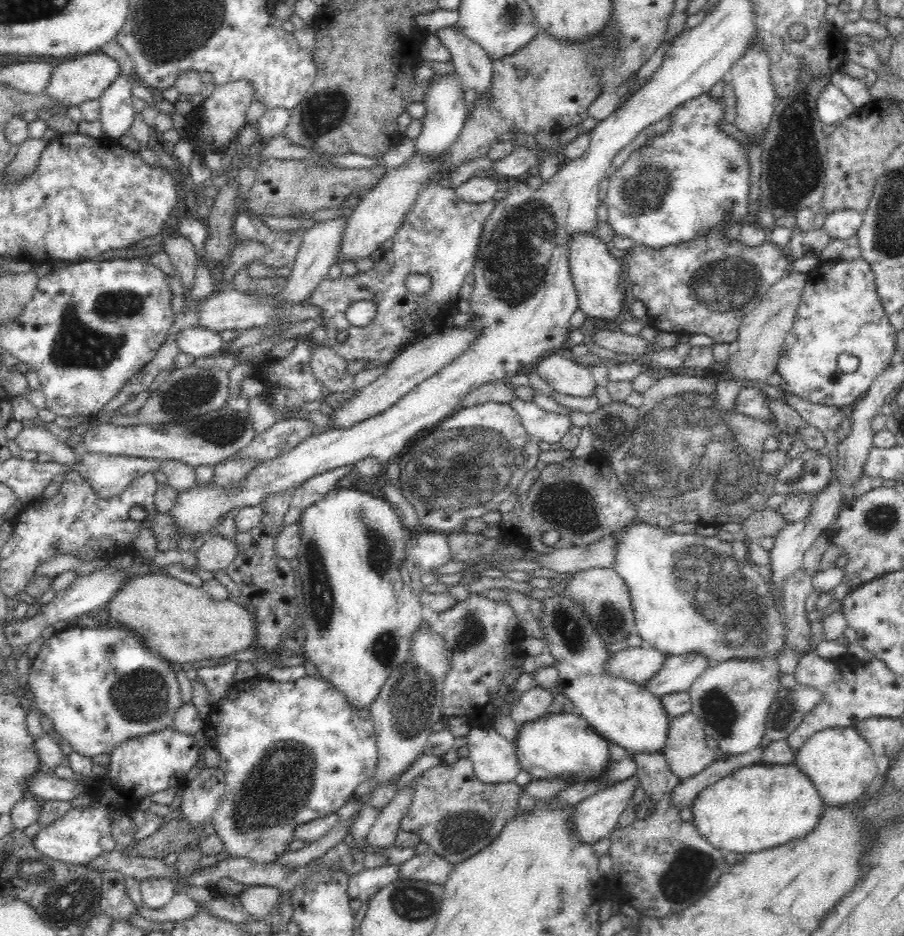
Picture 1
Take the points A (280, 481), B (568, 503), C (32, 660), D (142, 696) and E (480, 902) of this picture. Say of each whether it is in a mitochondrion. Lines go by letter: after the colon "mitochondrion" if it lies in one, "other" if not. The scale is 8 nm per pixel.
A: other
B: mitochondrion
C: other
D: mitochondrion
E: other

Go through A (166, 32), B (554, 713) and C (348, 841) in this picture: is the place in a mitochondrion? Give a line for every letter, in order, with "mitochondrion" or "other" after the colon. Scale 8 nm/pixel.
A: mitochondrion
B: other
C: other

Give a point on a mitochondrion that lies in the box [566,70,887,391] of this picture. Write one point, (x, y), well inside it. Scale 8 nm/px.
(796, 165)

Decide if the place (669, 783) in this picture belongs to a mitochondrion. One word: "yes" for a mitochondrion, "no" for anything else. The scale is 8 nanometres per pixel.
no

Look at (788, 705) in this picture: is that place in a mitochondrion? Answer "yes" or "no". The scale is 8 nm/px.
yes

